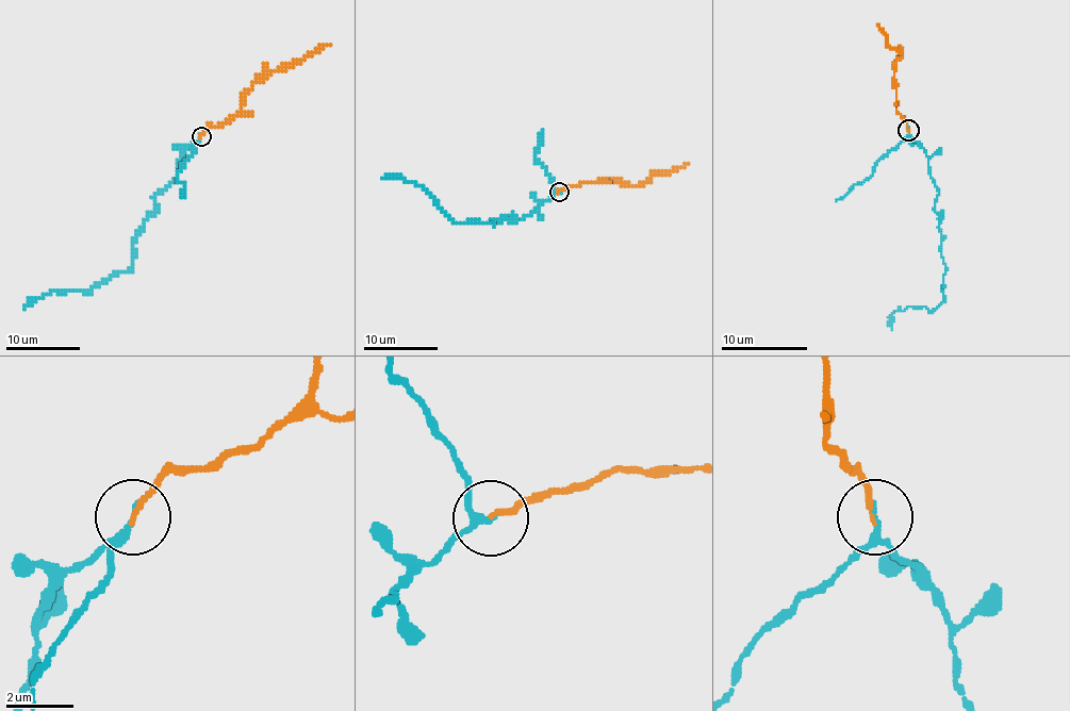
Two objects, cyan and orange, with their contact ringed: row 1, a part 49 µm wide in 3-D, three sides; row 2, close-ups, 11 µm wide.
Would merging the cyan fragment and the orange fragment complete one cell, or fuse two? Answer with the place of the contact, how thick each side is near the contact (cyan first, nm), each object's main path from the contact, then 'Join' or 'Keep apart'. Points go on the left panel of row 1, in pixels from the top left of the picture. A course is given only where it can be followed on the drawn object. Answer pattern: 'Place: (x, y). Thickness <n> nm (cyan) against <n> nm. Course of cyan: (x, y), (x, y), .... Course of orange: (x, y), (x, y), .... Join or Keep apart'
Place: (201, 136). Thickness 190 nm (cyan) against 160 nm. Course of cyan: (200, 136), (153, 198), (126, 273), (86, 293), (34, 299), (23, 310). Course of orange: (200, 136), (210, 126), (229, 120), (252, 84), (329, 44). Join

